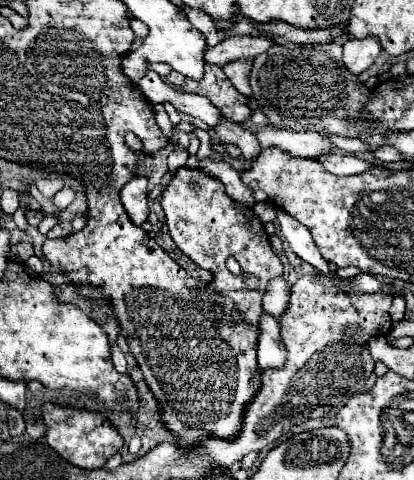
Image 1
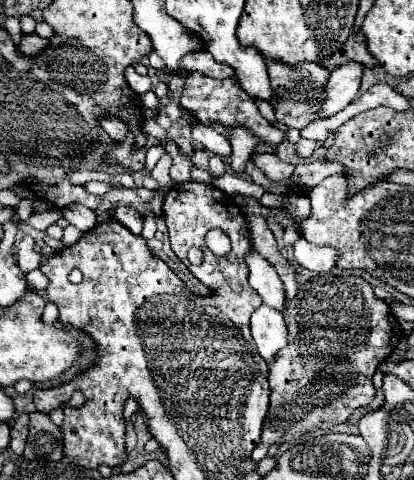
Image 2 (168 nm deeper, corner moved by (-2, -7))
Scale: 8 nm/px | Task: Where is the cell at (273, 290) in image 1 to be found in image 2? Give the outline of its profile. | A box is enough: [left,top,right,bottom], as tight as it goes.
[246,249,286,311]

